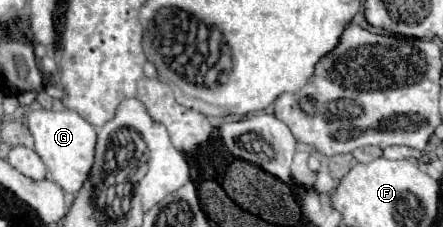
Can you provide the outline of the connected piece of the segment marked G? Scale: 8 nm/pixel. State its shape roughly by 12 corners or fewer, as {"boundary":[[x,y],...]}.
{"boundary":[[32,109],[28,129],[48,177],[76,195],[96,129],[70,109]]}

